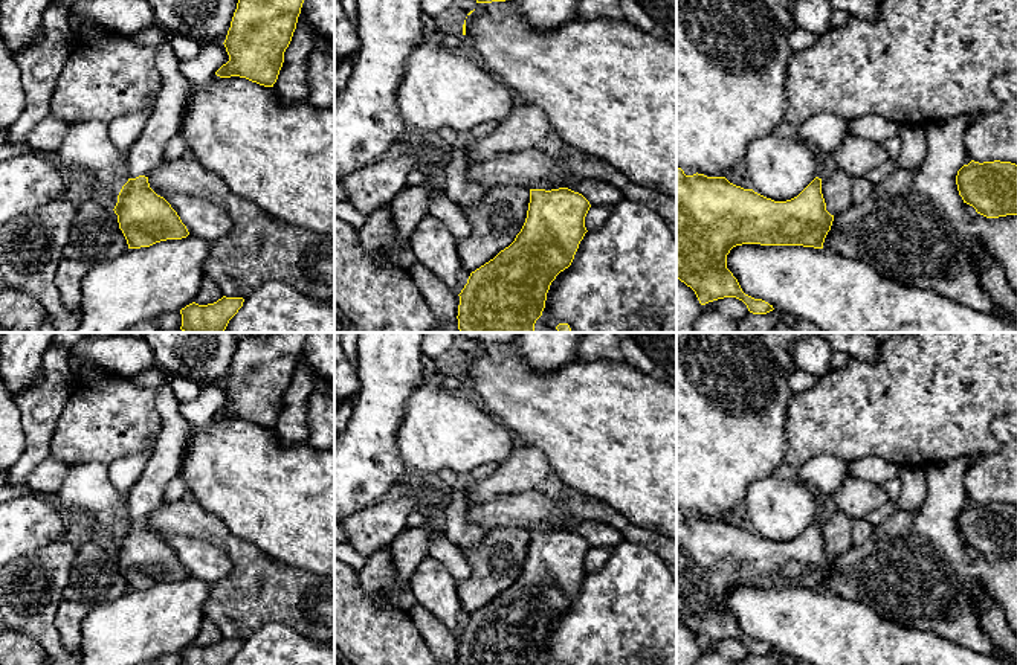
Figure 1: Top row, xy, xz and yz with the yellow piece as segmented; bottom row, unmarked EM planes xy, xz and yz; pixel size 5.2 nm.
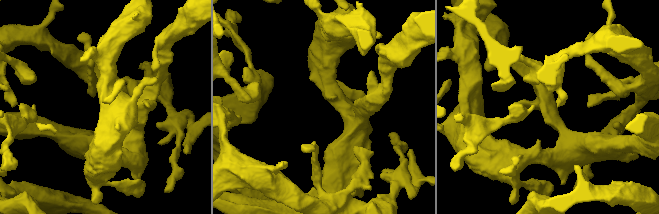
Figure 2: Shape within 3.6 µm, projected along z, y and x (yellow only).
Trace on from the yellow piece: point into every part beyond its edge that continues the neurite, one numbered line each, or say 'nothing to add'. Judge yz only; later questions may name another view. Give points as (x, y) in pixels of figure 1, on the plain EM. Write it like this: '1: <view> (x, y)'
1: yz (823, 504)

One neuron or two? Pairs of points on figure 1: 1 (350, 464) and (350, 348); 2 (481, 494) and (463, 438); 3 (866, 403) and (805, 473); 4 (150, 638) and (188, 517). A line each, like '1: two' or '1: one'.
1: two
2: two
3: two
4: two

